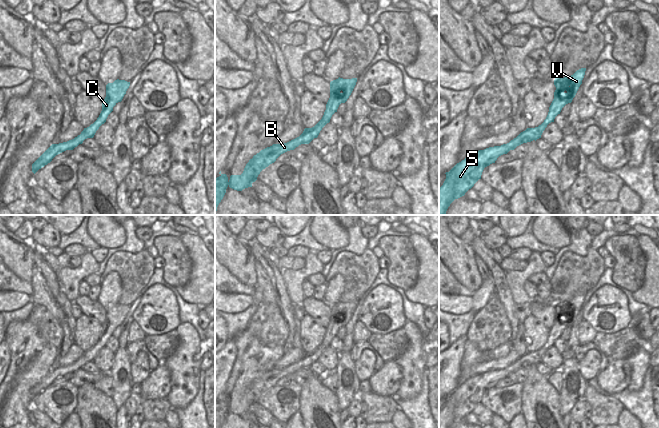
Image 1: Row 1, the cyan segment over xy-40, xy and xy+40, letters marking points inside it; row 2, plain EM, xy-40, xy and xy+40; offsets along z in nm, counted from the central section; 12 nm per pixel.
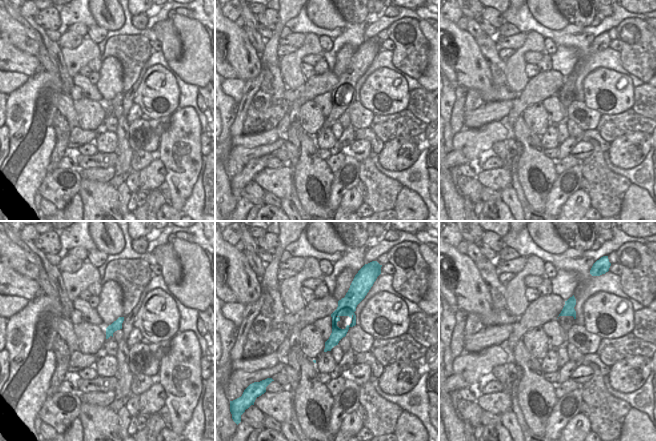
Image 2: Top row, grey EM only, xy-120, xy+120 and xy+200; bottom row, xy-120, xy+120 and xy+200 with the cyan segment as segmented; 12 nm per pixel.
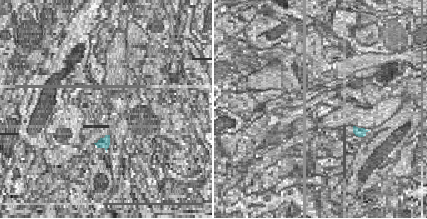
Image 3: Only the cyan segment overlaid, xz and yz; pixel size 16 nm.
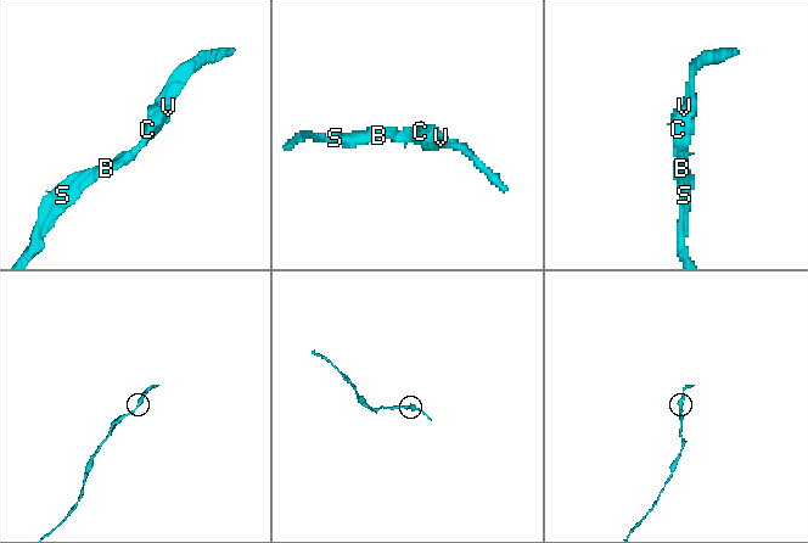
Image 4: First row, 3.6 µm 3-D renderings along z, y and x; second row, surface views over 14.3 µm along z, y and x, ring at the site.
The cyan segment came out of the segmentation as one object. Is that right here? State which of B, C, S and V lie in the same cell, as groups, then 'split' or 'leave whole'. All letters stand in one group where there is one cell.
groups B C S V; leave whole

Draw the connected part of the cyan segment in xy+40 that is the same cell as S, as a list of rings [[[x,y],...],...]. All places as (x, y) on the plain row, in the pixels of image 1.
[[[581,292],[571,300],[555,302],[554,323],[549,331],[548,339],[541,349],[527,352],[507,368],[472,376],[449,396],[446,396],[446,403],[439,412],[439,428],[451,428],[455,423],[464,420],[481,403],[484,392],[495,387],[499,380],[507,378],[523,367],[541,362],[547,349],[554,346],[555,341],[560,338],[566,328],[572,326],[582,308],[585,295],[586,292]]]

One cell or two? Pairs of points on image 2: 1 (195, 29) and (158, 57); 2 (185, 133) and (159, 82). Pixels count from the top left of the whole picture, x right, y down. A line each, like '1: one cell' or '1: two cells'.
1: two cells
2: two cells

